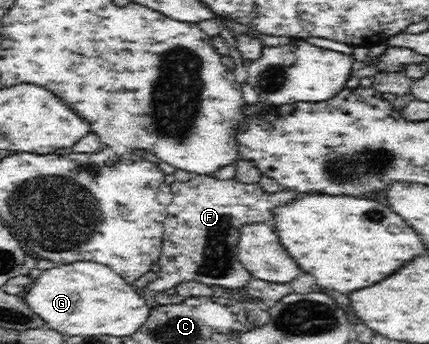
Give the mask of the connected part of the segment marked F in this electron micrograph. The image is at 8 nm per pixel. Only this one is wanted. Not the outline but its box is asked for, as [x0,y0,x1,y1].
[144,175,296,295]

